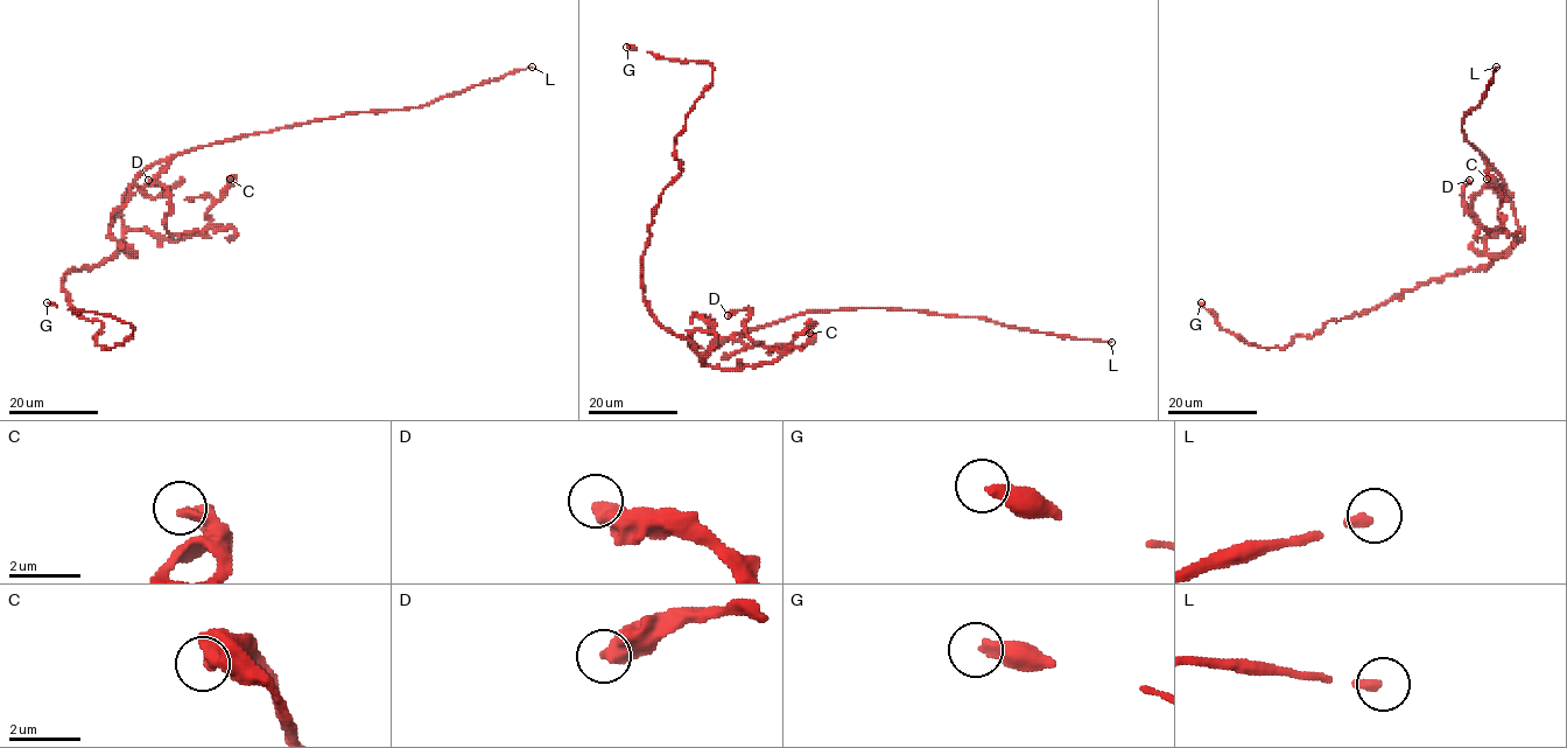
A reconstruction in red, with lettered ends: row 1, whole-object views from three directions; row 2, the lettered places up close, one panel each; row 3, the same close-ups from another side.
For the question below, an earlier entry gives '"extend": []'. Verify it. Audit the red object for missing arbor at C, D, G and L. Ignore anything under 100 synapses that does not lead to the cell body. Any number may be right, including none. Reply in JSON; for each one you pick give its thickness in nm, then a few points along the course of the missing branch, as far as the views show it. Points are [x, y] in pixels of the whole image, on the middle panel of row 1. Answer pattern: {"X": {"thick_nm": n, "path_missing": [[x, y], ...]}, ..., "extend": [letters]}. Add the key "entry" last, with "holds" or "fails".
{"L": {"thick_nm": 260}, "extend": ["L"], "entry": "fails"}

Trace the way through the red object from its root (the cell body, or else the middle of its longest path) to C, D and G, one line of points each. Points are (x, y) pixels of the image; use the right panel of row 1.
C: (1517, 228), (1524, 232), (1519, 239), (1504, 225), (1498, 212), (1501, 190), (1494, 180), (1487, 179)
D: (1517, 228), (1524, 232), (1519, 239), (1506, 231), (1492, 233), (1470, 214), (1462, 197), (1462, 188), (1469, 180)
G: (1517, 228), (1516, 240), (1488, 266), (1420, 282), (1284, 347), (1245, 342), (1201, 302)

